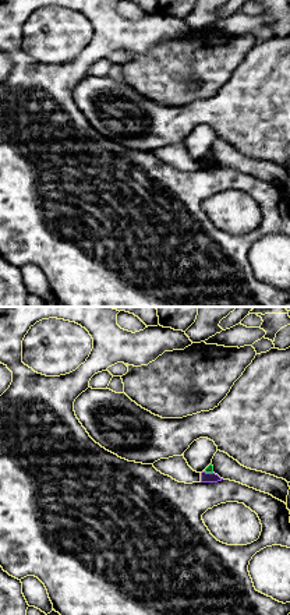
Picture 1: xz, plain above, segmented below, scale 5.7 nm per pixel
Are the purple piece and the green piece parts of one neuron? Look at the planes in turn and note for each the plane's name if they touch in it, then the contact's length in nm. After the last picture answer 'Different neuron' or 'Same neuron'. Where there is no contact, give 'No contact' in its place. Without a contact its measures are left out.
Touches purple in xz. Shared border 60 nm

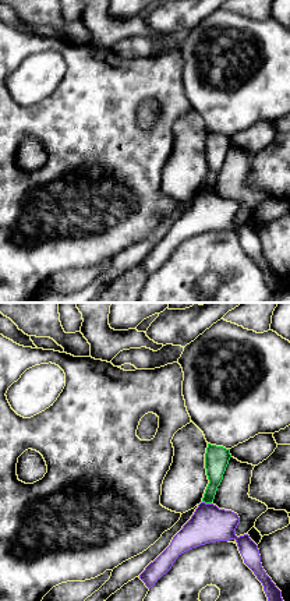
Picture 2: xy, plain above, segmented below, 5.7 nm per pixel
Touches purple in xy. Shared border 60 nm

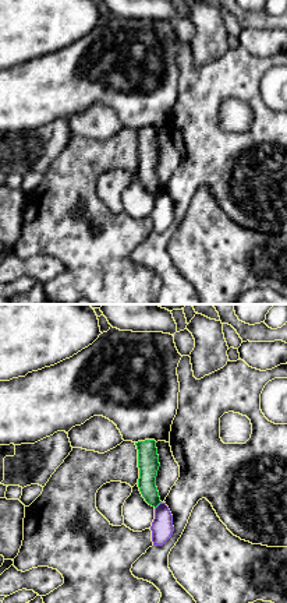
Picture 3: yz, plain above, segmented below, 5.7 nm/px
Touches purple in yz. Shared border 60 nm

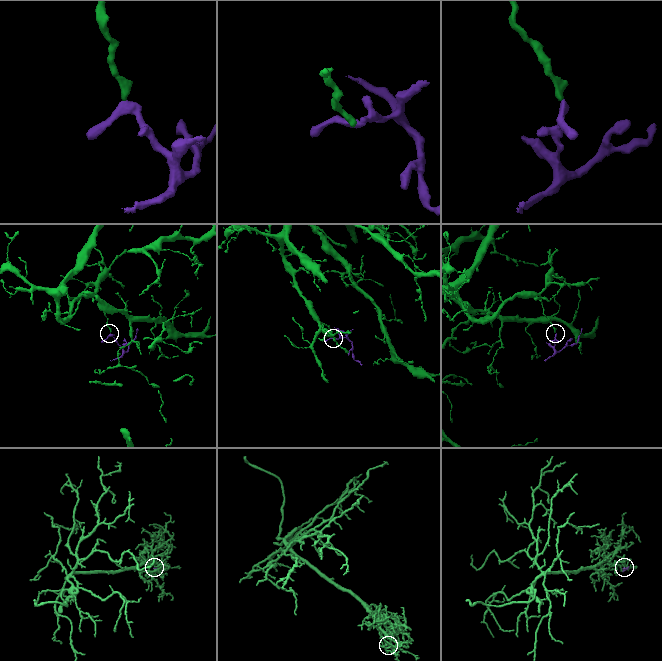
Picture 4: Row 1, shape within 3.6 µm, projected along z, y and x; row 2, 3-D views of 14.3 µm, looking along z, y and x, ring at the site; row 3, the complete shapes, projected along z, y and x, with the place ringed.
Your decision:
Different neuron

